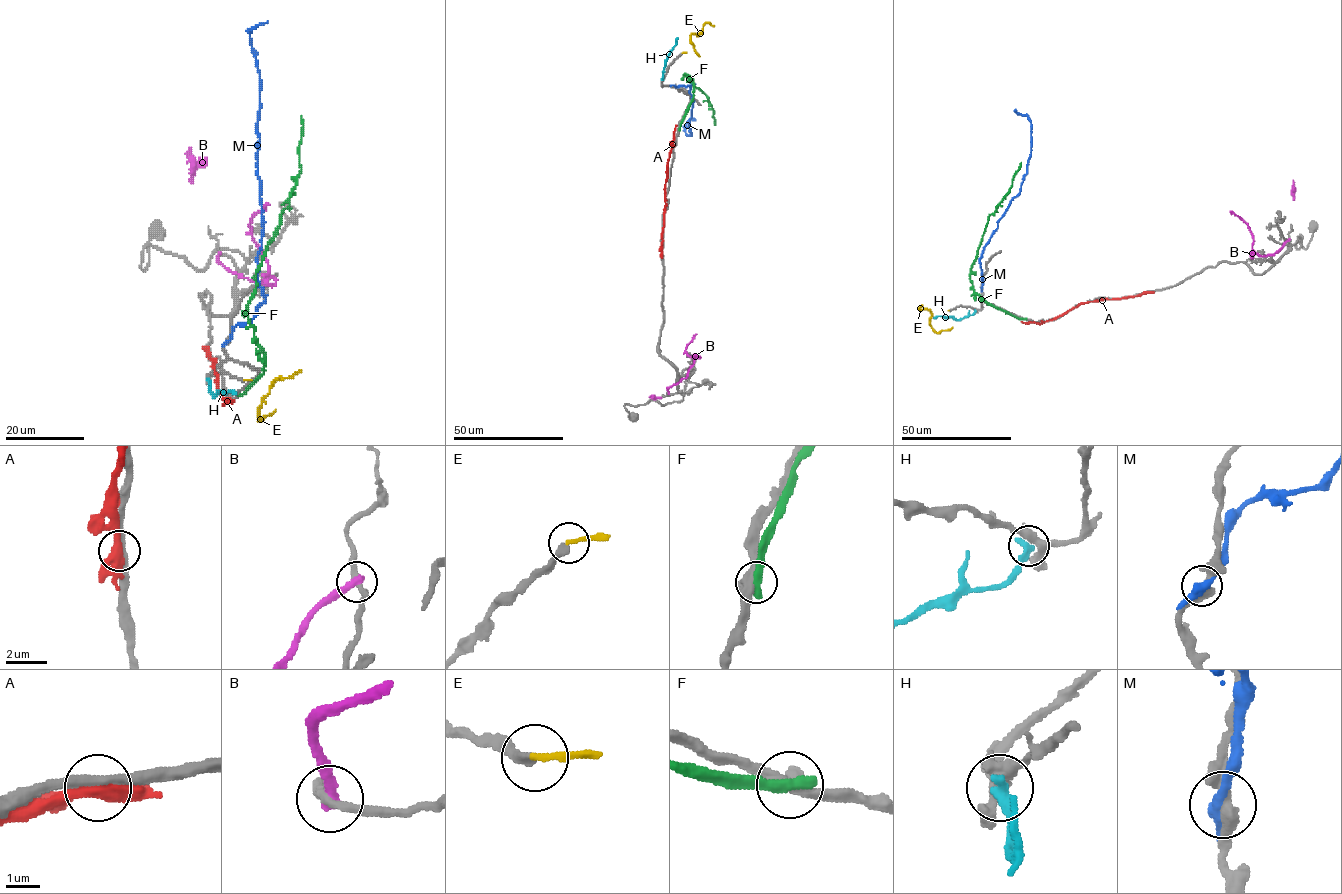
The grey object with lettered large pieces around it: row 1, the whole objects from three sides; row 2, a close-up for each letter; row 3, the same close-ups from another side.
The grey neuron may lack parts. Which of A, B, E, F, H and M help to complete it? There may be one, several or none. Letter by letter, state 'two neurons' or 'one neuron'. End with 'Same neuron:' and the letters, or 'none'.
A: two neurons
B: two neurons
E: one neuron
F: two neurons
H: two neurons
M: two neurons
Same neuron: E

